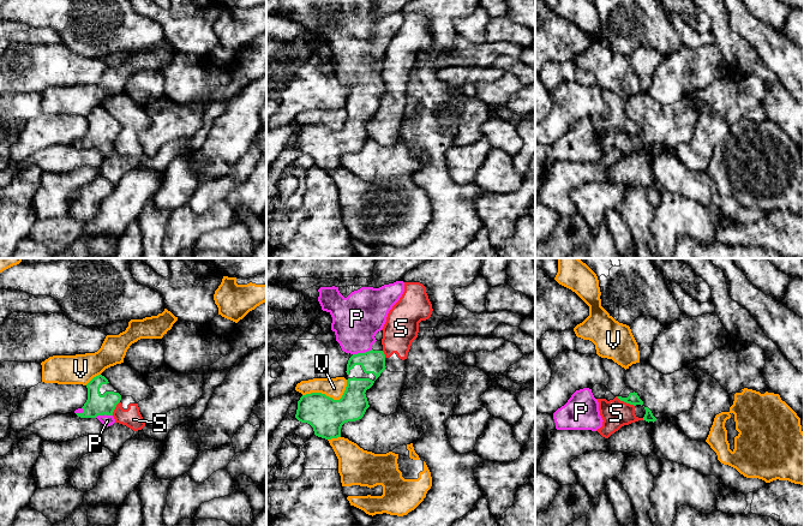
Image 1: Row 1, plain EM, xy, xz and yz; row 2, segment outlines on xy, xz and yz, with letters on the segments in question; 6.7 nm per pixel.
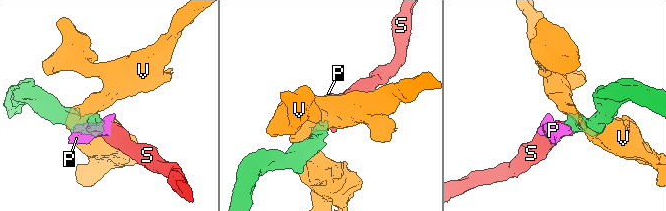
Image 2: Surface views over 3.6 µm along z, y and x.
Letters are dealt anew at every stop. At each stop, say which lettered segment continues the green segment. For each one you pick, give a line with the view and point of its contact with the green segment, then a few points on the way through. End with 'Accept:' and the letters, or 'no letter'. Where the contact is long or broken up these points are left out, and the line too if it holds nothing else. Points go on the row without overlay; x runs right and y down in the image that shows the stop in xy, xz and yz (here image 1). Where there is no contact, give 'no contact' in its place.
P: xz (361, 84) | across xz (373, 93), (361, 84), (356, 70), (356, 49)
Accept: P

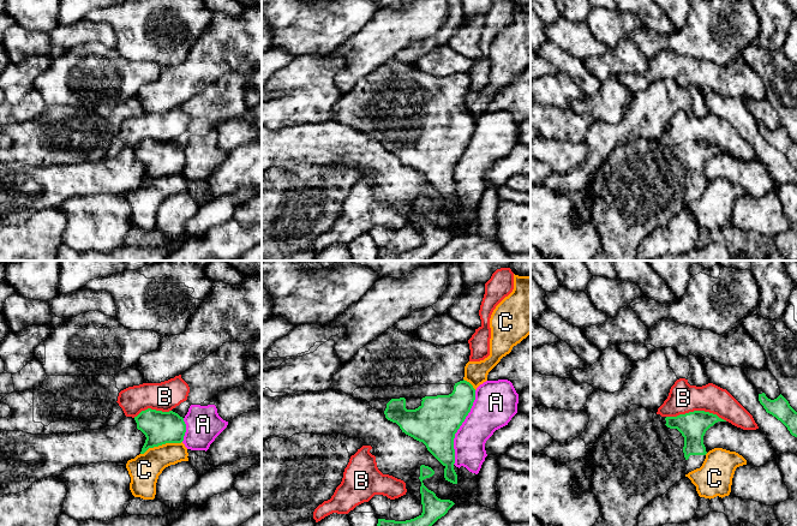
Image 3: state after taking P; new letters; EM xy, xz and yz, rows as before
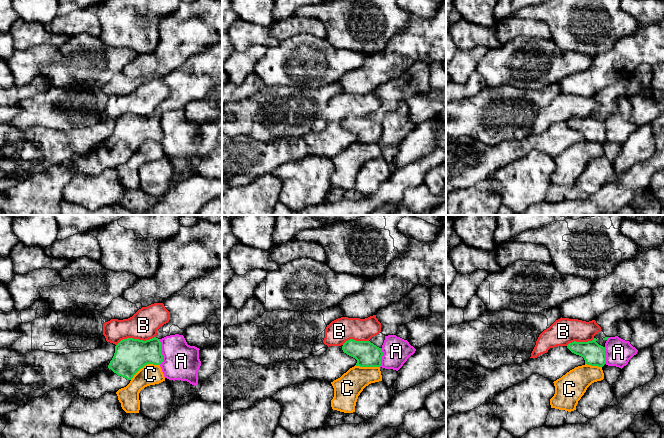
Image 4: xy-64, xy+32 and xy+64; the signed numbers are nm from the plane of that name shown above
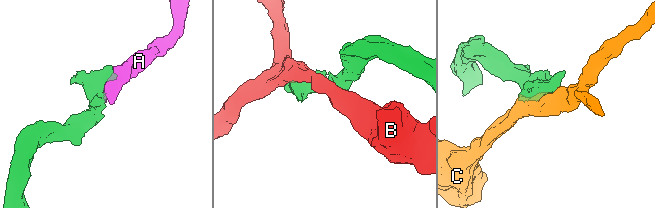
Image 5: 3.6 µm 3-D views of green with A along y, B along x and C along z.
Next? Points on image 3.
Accept: no letter

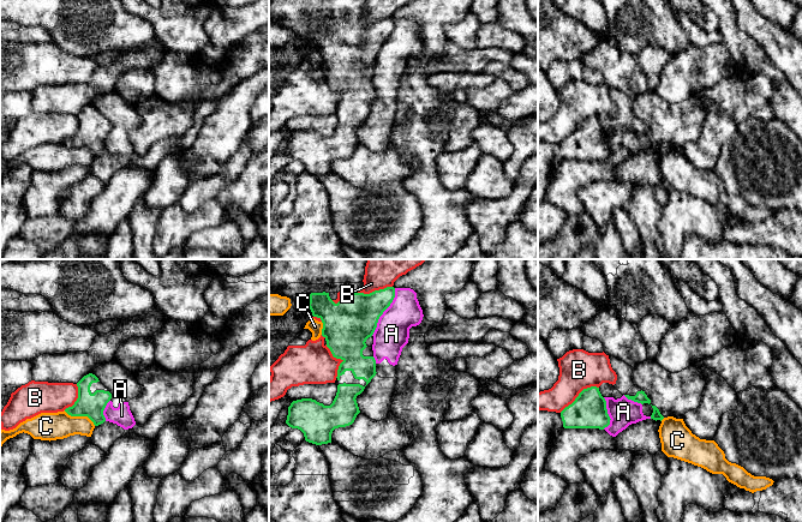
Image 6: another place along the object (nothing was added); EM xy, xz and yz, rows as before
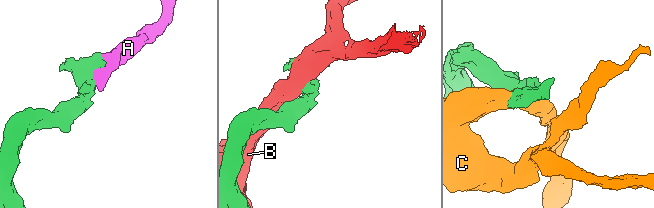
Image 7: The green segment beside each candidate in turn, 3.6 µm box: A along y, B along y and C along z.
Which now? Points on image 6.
Accept: no letter

